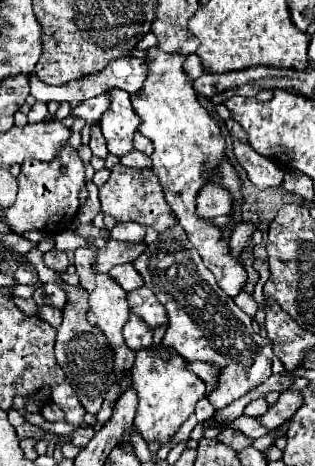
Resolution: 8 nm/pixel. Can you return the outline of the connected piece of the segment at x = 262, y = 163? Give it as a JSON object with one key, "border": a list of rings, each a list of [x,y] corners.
{"border":[[[236,140],[234,142],[234,154],[238,158],[238,162],[242,164],[242,168],[246,170],[250,182],[256,188],[272,188],[272,186],[280,186],[282,178],[284,178],[284,170],[278,168],[278,164],[274,164],[272,160],[260,156],[258,152],[252,150],[252,146],[248,142]]]}

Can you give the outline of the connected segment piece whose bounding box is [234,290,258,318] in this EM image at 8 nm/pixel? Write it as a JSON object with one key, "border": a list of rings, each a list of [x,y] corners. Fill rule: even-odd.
{"border":[[[244,290],[234,298],[234,302],[248,314],[248,316],[256,316],[256,312],[258,312],[258,304],[256,304],[256,300],[252,298],[252,296],[248,296]]]}

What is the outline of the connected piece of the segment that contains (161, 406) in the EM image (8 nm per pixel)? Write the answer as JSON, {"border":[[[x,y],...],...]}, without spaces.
{"border":[[[154,348],[136,352],[136,362],[132,368],[132,384],[138,394],[138,408],[134,426],[136,432],[146,442],[158,442],[168,444],[172,436],[180,430],[180,426],[188,420],[190,414],[194,414],[196,402],[204,398],[206,386],[186,368],[186,360],[178,354],[174,354],[168,362],[164,362]]]}

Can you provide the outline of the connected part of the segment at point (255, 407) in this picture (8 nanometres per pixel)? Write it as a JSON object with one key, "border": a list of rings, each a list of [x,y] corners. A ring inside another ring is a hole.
{"border":[[[260,398],[260,400],[250,402],[250,404],[246,406],[244,414],[246,414],[246,416],[252,416],[252,418],[260,418],[260,416],[264,416],[264,412],[266,412],[266,410],[268,410],[268,404],[266,404],[266,400],[264,400],[264,398]]]}

